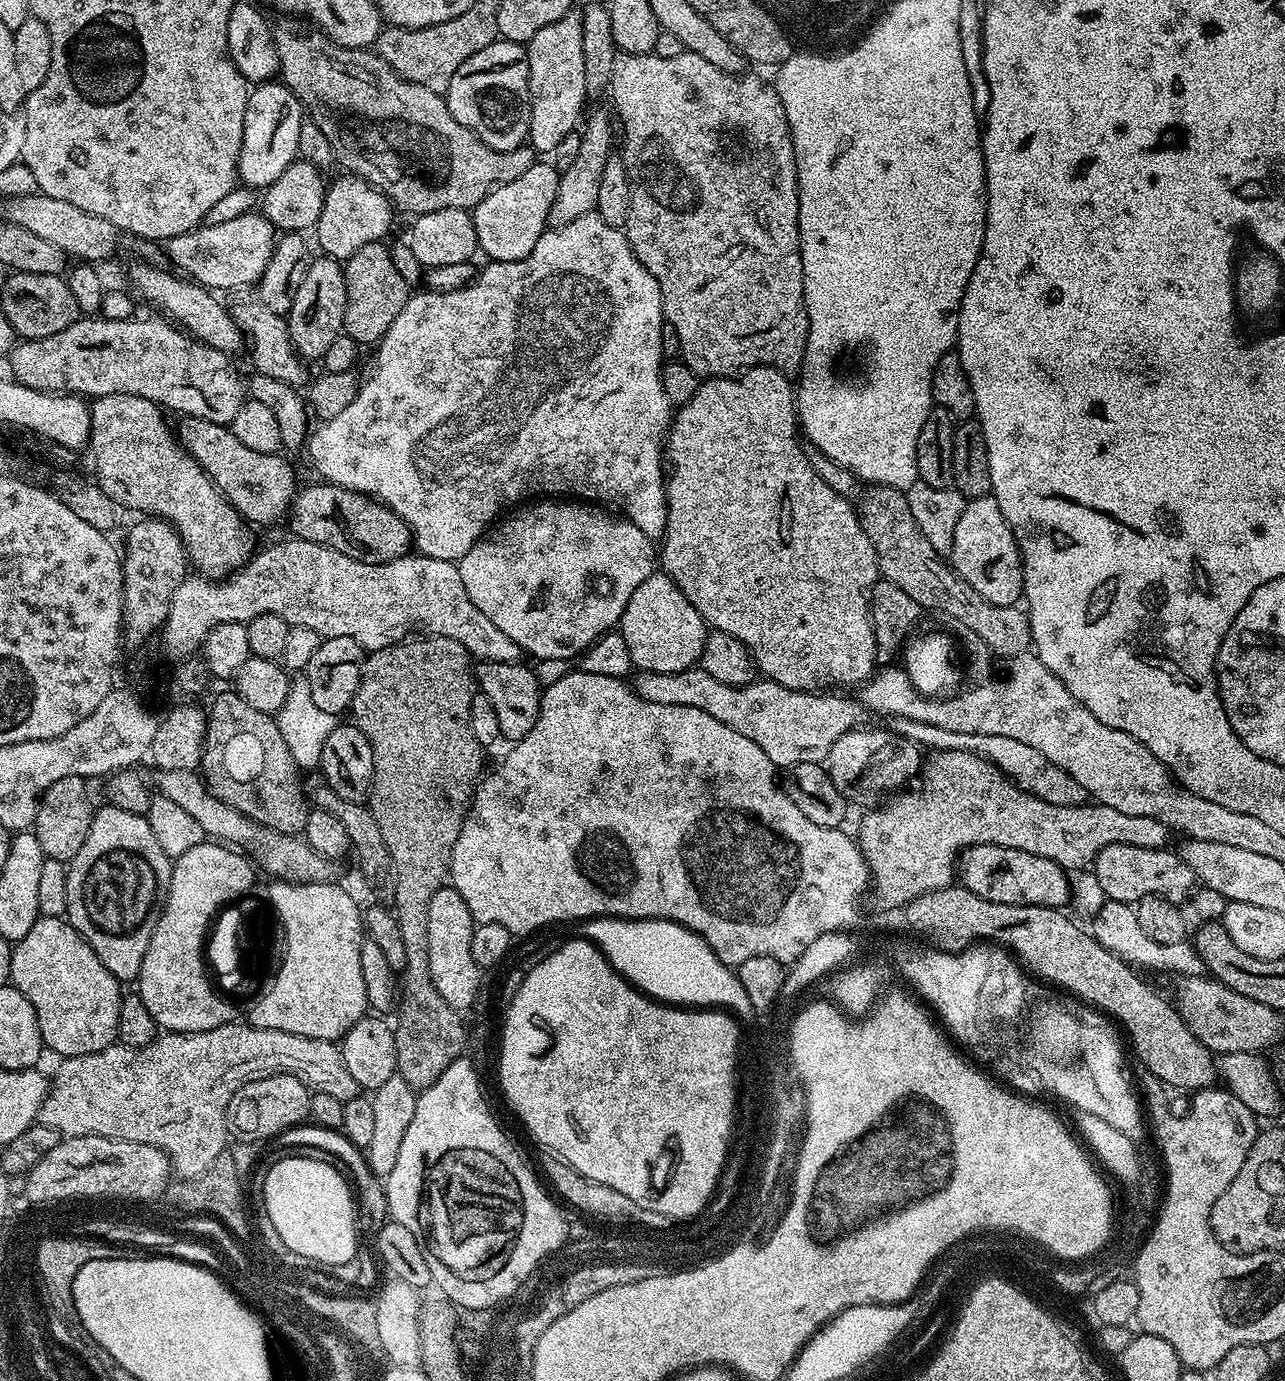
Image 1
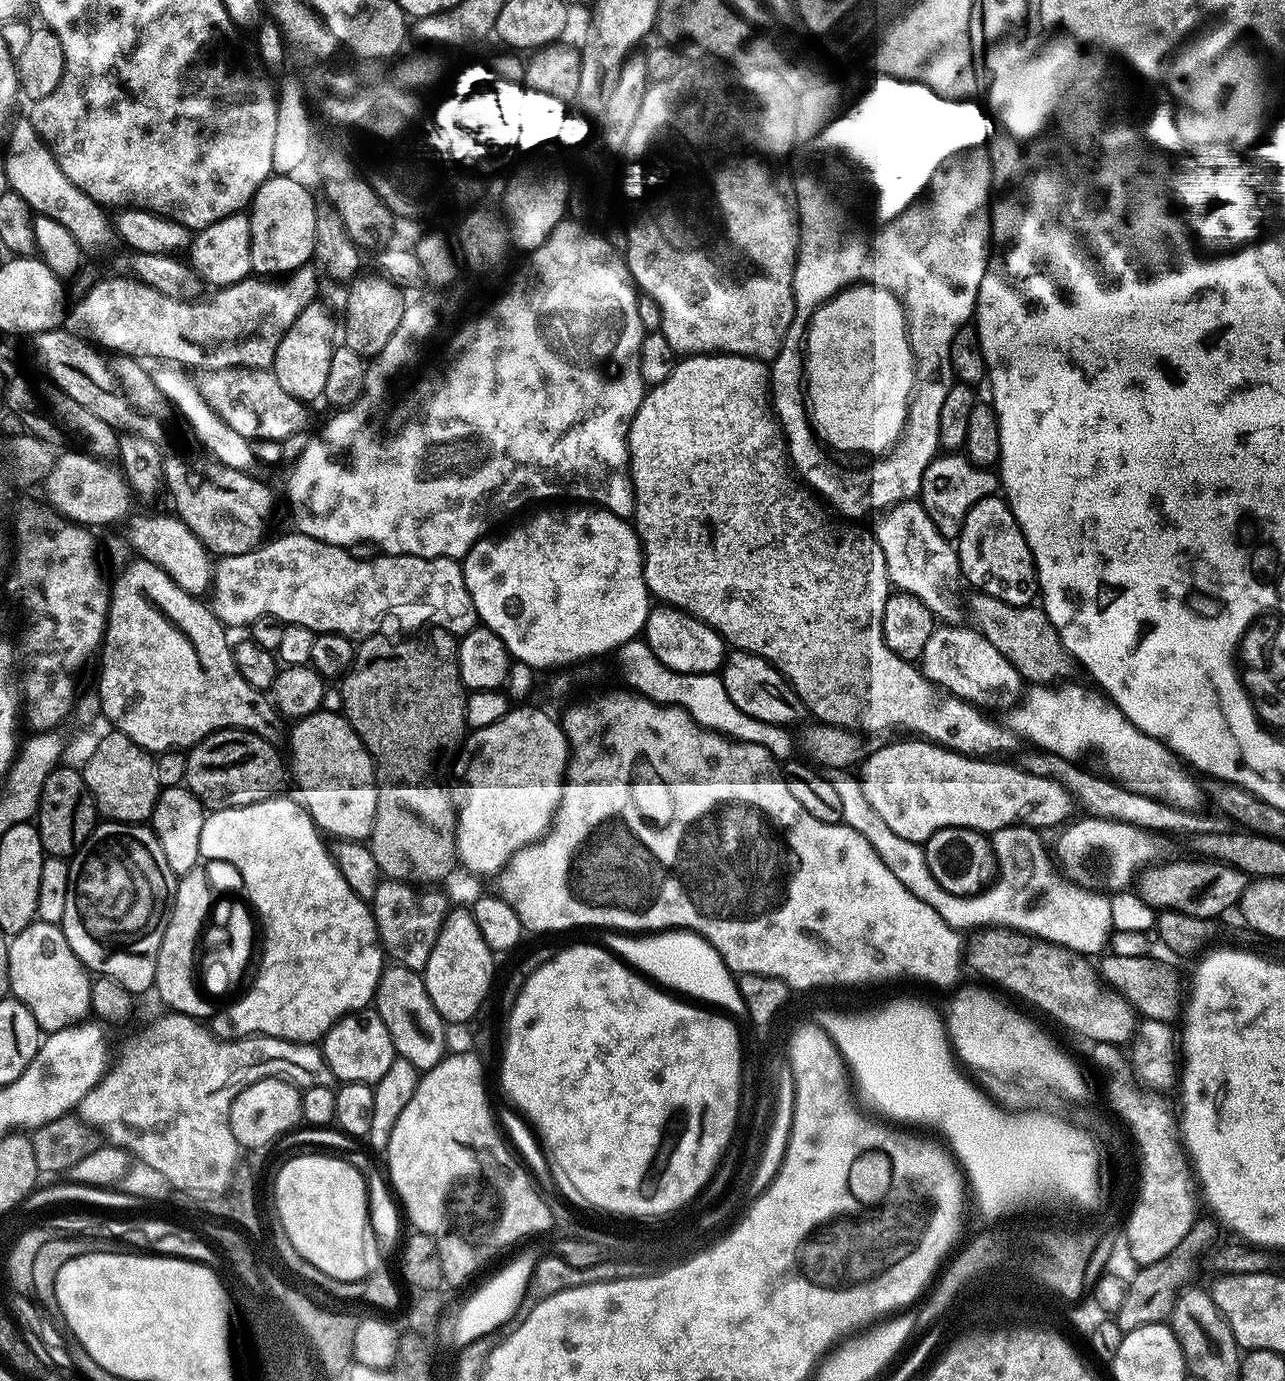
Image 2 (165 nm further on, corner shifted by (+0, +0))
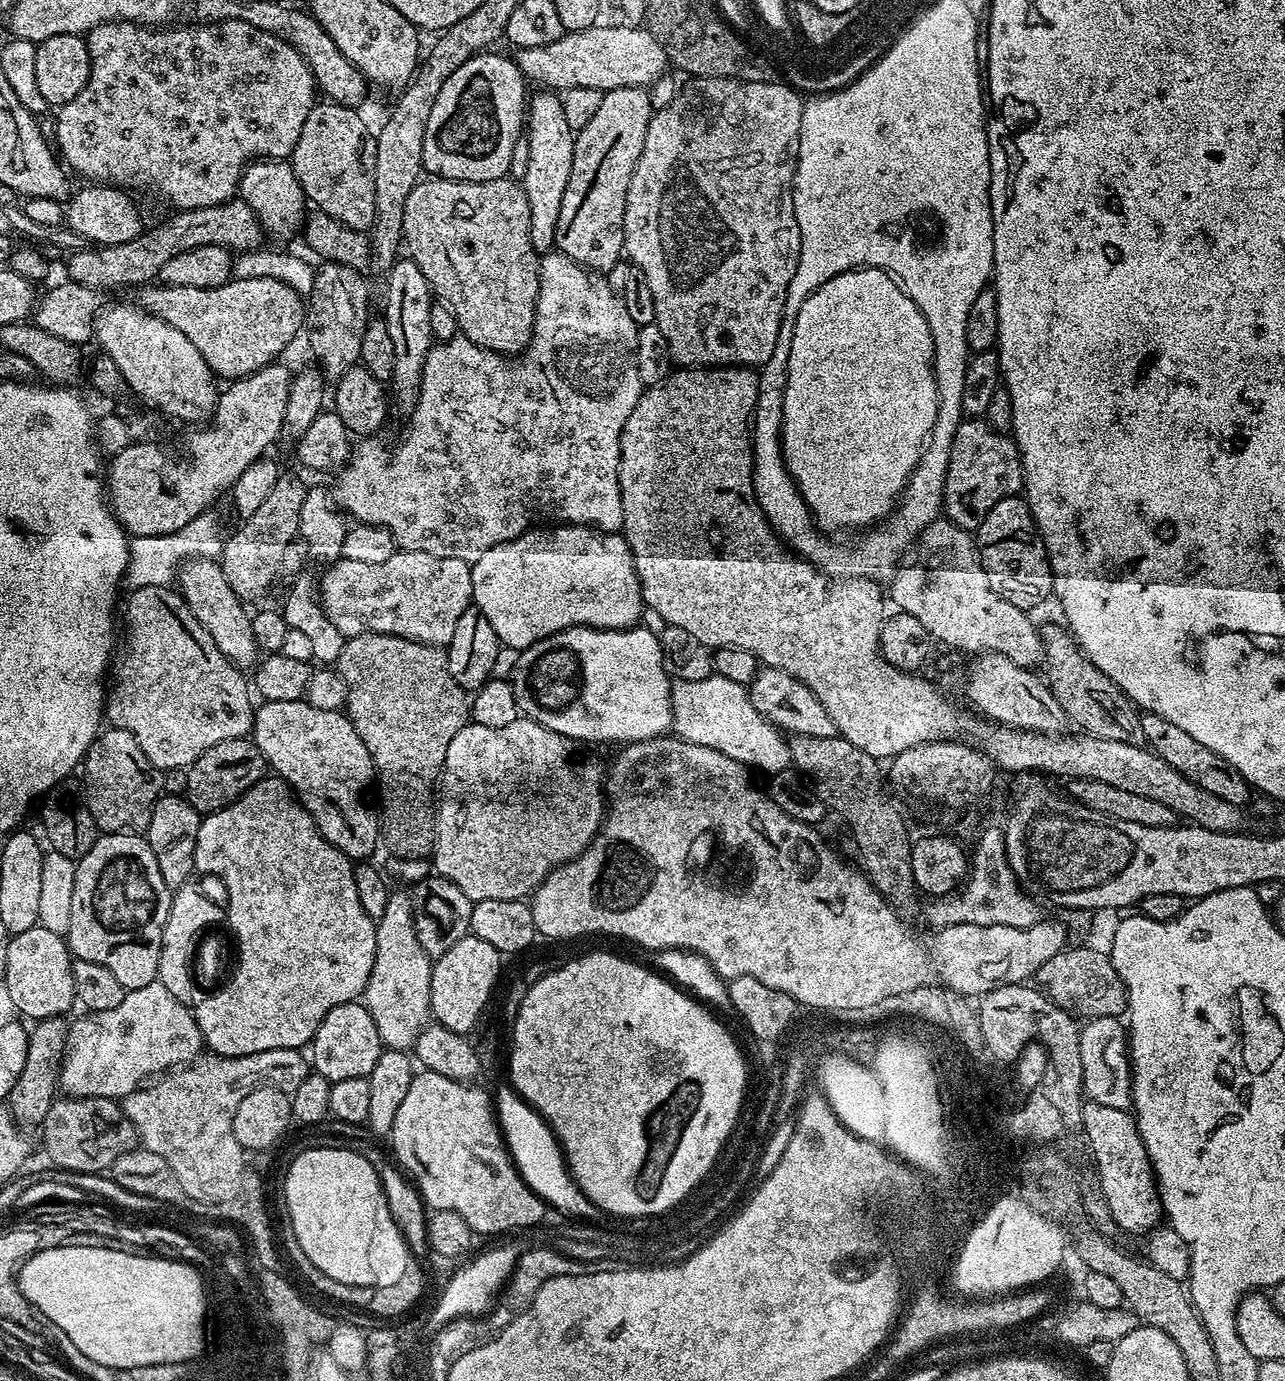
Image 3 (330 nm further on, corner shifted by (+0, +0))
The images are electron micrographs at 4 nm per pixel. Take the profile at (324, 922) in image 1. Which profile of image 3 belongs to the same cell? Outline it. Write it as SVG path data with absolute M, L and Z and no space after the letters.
M263 778L238 797L232 804L218 809L216 812L207 813L200 821L198 842L194 846L194 862L196 872L217 876L228 891L228 928L236 935L236 944L240 947L240 961L234 964L234 971L225 979L224 983L215 992L207 993L195 1005L194 1015L196 1024L204 1036L204 1042L217 1056L245 1056L258 1054L262 1050L278 1050L279 1048L303 1049L311 1045L318 1026L322 1026L322 1018L334 1010L334 1006L351 1004L357 998L365 995L368 979L374 970L376 957L376 925L377 921L371 920L362 910L362 902L358 902L358 886L354 886L356 869L353 861L340 853L331 842L316 828L312 816L291 788L279 778Z

